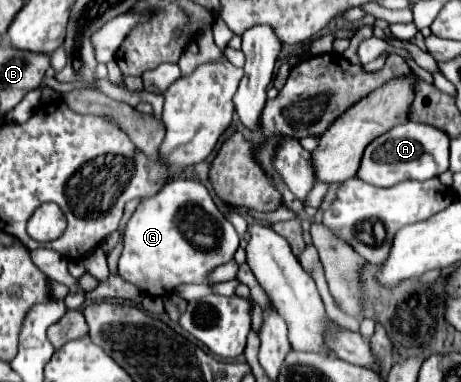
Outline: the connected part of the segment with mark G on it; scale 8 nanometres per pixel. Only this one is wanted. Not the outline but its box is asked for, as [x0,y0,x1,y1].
[118,178,240,296]

